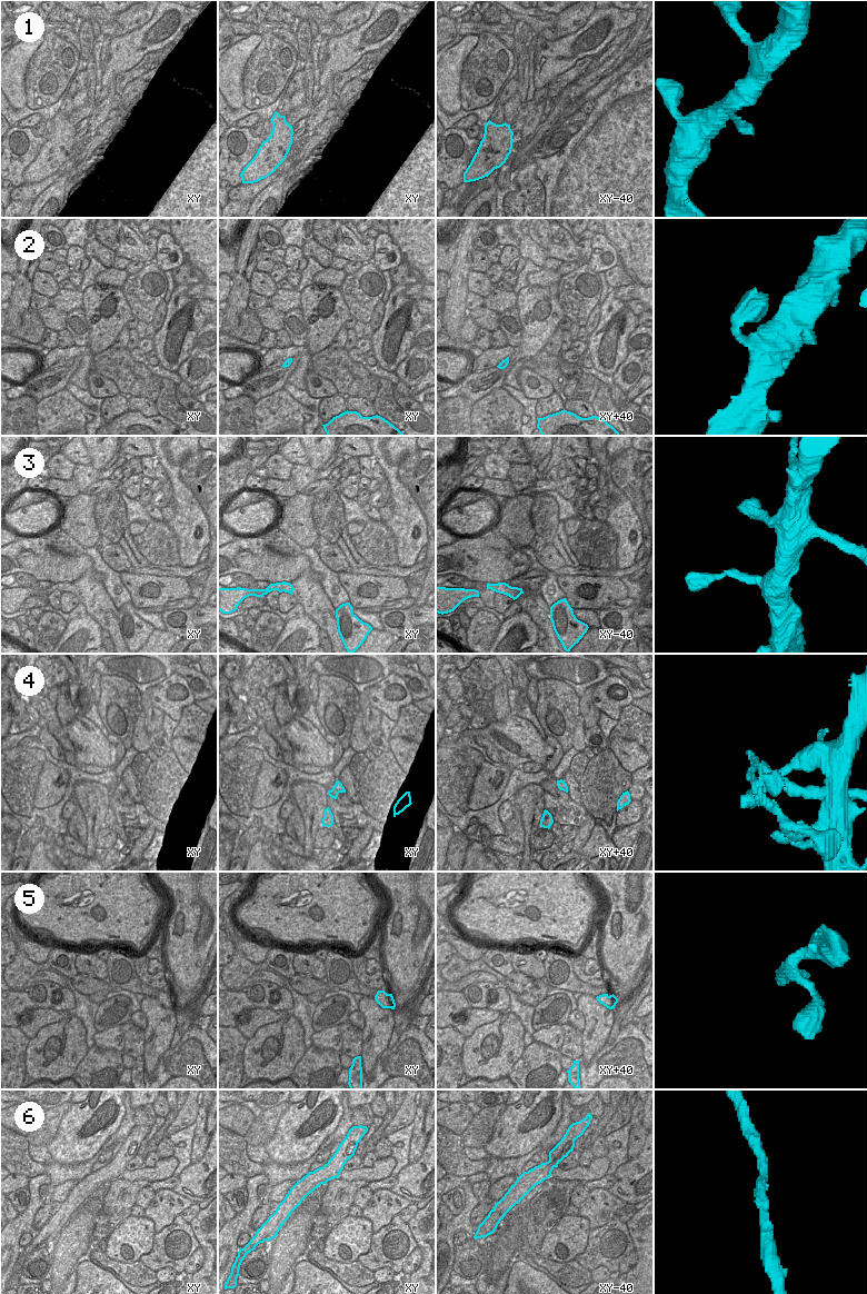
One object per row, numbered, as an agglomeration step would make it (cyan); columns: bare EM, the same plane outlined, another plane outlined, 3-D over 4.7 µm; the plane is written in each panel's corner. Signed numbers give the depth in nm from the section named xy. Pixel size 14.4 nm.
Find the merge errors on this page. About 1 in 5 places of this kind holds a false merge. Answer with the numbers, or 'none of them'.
none of them

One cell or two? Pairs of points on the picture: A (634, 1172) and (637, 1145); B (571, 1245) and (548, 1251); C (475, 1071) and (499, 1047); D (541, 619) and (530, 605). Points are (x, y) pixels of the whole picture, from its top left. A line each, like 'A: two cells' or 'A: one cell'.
A: two cells
B: one cell
C: one cell
D: one cell

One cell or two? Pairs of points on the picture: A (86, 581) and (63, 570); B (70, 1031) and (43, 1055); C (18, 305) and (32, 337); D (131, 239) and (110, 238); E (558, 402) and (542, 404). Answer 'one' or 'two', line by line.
A: two
B: one
C: two
D: two
E: one

